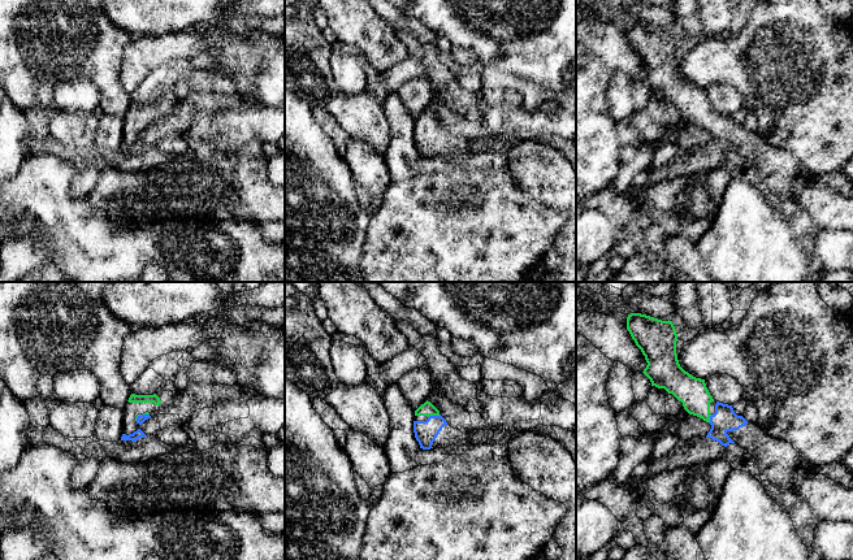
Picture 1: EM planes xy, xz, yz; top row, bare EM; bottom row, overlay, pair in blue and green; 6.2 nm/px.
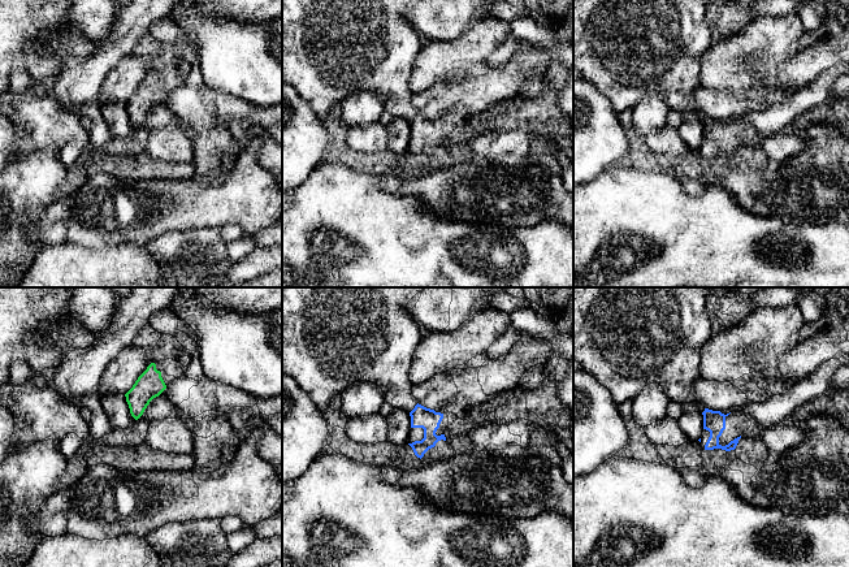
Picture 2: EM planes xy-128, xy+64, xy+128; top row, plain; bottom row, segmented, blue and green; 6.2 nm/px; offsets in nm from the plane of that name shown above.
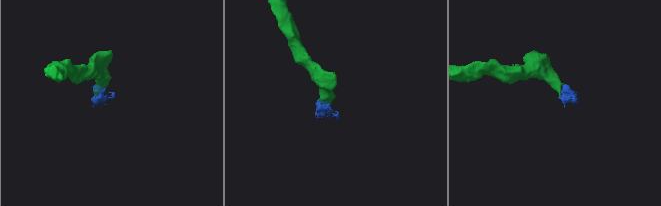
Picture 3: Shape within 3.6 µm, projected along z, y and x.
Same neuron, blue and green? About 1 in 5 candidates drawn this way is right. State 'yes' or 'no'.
yes

